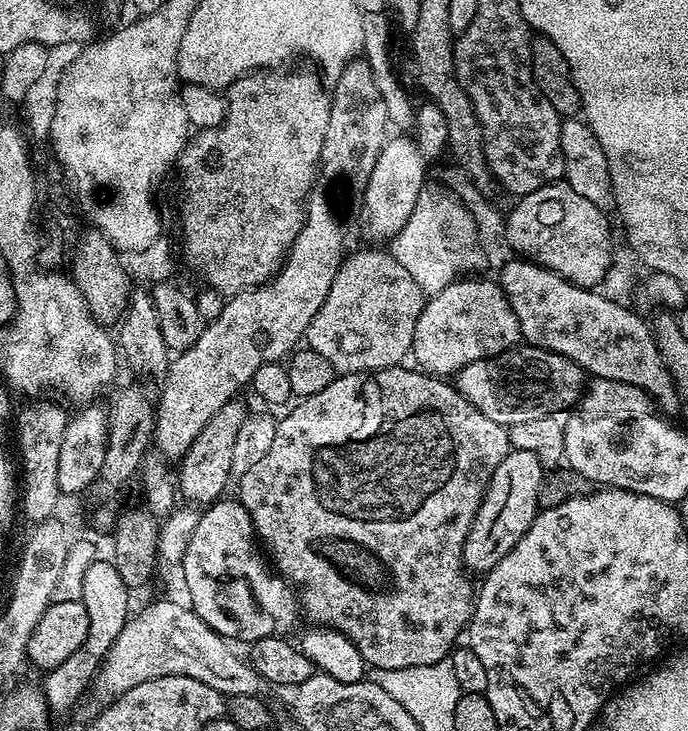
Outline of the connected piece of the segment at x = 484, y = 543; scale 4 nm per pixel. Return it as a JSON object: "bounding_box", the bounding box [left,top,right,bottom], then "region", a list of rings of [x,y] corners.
{"bounding_box":[465,450,546,574],"region":[[[530,450],[508,451],[498,470],[494,470],[486,494],[478,506],[478,514],[466,534],[465,569],[486,574],[498,566],[498,562],[502,562],[510,550],[514,550],[518,538],[530,530],[536,513],[541,511],[545,479],[546,469],[538,462],[538,458],[534,458],[534,454],[530,454]]]}

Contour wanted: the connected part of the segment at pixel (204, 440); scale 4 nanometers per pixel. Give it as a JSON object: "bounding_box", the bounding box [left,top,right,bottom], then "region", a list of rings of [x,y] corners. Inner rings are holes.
{"bounding_box":[175,398,250,506],"region":[[[233,398],[202,426],[202,434],[194,438],[194,442],[186,450],[186,454],[178,461],[180,473],[175,473],[175,483],[181,497],[184,496],[189,505],[207,506],[215,504],[217,500],[225,495],[224,487],[230,483],[232,471],[232,459],[234,458],[234,438],[242,427],[242,422],[249,416],[250,408],[240,401],[240,398]]]}

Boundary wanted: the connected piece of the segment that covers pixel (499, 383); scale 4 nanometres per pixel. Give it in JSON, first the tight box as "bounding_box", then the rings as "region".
{"bounding_box":[454,346,586,426],"region":[[[513,346],[507,352],[490,357],[489,360],[470,362],[454,377],[454,387],[466,402],[473,404],[490,422],[511,426],[518,422],[530,422],[533,418],[546,418],[553,414],[564,414],[567,408],[579,405],[586,387],[586,372],[574,361],[560,353],[531,346]]]}

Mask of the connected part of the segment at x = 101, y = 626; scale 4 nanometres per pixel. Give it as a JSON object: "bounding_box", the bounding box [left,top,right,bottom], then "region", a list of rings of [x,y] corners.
{"bounding_box":[42,558,130,715],"region":[[[98,558],[90,564],[89,569],[83,572],[80,600],[86,608],[86,614],[90,617],[89,629],[82,646],[70,654],[70,658],[66,658],[61,665],[49,669],[45,673],[42,695],[45,699],[45,705],[51,713],[56,715],[56,713],[62,714],[68,711],[77,702],[87,686],[89,689],[100,665],[103,663],[104,656],[113,645],[115,638],[121,633],[130,615],[128,596],[130,596],[130,590],[122,582],[117,568],[110,560]]]}

